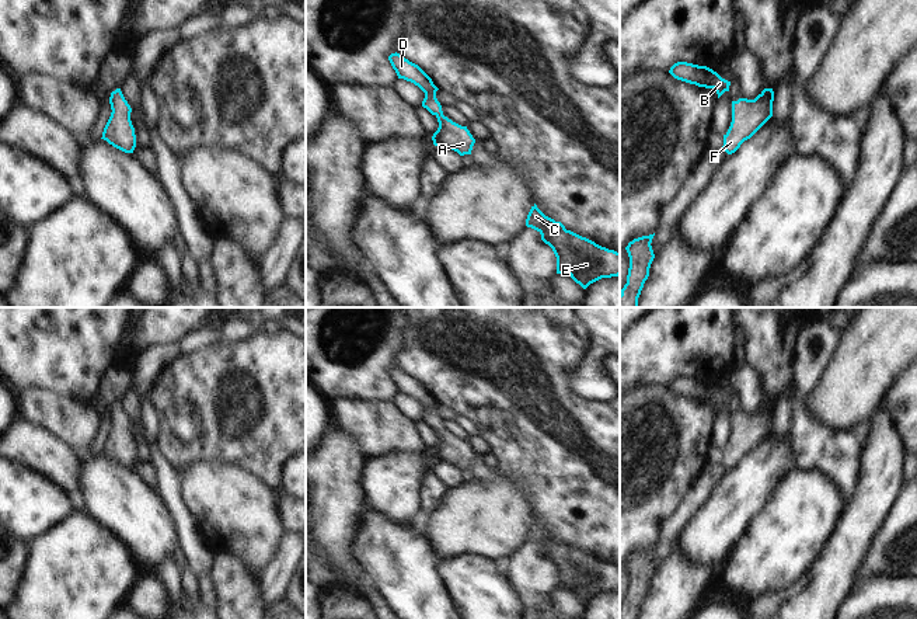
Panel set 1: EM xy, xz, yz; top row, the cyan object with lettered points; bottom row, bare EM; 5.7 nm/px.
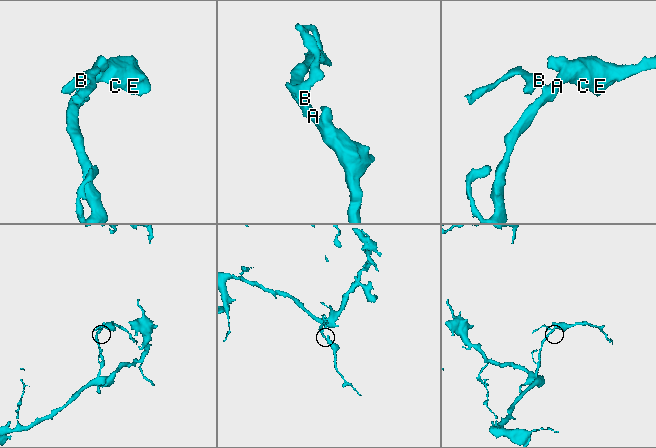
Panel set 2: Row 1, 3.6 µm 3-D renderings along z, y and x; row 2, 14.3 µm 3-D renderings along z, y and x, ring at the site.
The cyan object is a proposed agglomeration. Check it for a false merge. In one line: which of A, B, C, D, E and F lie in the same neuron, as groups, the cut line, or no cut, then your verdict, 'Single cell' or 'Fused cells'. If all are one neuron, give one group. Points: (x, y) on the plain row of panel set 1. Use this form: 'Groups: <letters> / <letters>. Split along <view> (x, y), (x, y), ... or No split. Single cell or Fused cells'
Groups: A B C D E F. No split. Single cell

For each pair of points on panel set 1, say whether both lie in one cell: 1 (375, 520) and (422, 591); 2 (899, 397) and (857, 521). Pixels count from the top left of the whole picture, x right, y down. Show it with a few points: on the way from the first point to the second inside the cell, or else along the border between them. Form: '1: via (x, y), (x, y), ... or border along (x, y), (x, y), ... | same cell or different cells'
1: via (376, 538), (401, 566), (404, 573) | same cell
2: border along (881, 406), (893, 418), (902, 438) | different cells

